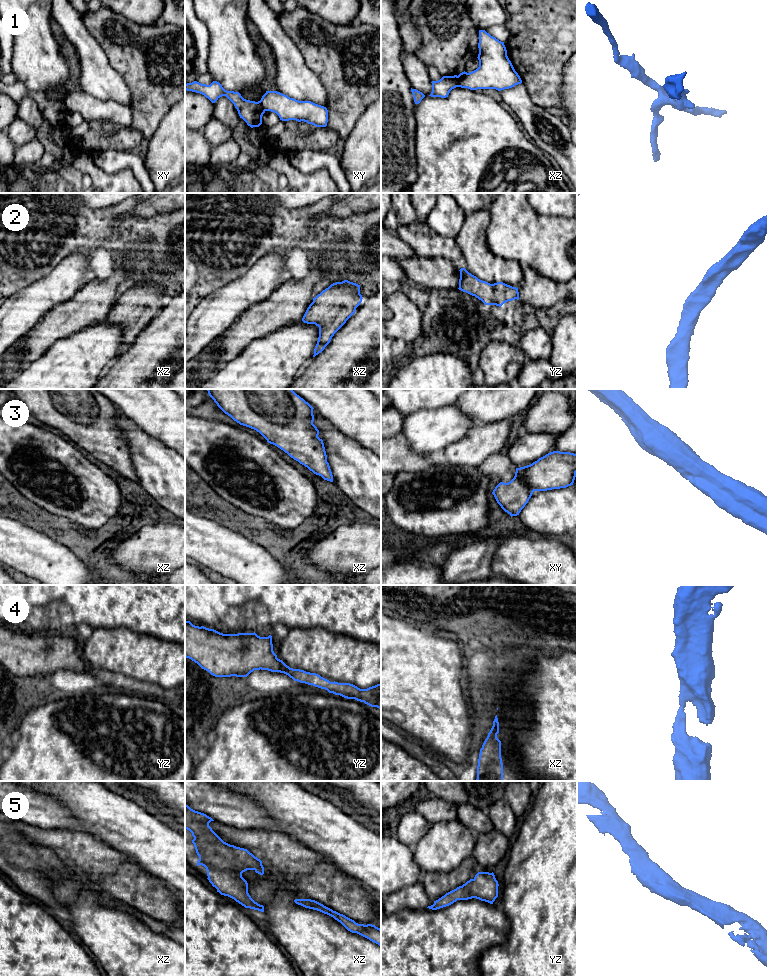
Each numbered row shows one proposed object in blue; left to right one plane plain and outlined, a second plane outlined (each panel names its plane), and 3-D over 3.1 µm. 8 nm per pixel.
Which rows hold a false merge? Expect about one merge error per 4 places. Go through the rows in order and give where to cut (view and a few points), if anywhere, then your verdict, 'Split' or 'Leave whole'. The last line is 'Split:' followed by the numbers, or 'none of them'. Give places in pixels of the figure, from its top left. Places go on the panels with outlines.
1: Split along xz (457, 76), (459, 86). Split
2: No split. Leave whole
3: No split. Leave whole
4: No split. Leave whole
5: No split. Leave whole
Split: 1

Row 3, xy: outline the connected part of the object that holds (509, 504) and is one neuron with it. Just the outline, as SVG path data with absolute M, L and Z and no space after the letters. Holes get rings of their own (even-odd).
M553 451L530 465L516 468L514 478L508 483L500 482L492 494L505 512L511 517L517 516L528 503L534 491L547 491L571 486L574 483L576 473L577 454Z

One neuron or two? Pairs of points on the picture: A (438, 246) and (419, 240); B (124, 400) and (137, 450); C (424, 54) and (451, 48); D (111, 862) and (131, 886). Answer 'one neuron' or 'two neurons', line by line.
A: one neuron
B: two neurons
C: one neuron
D: one neuron

